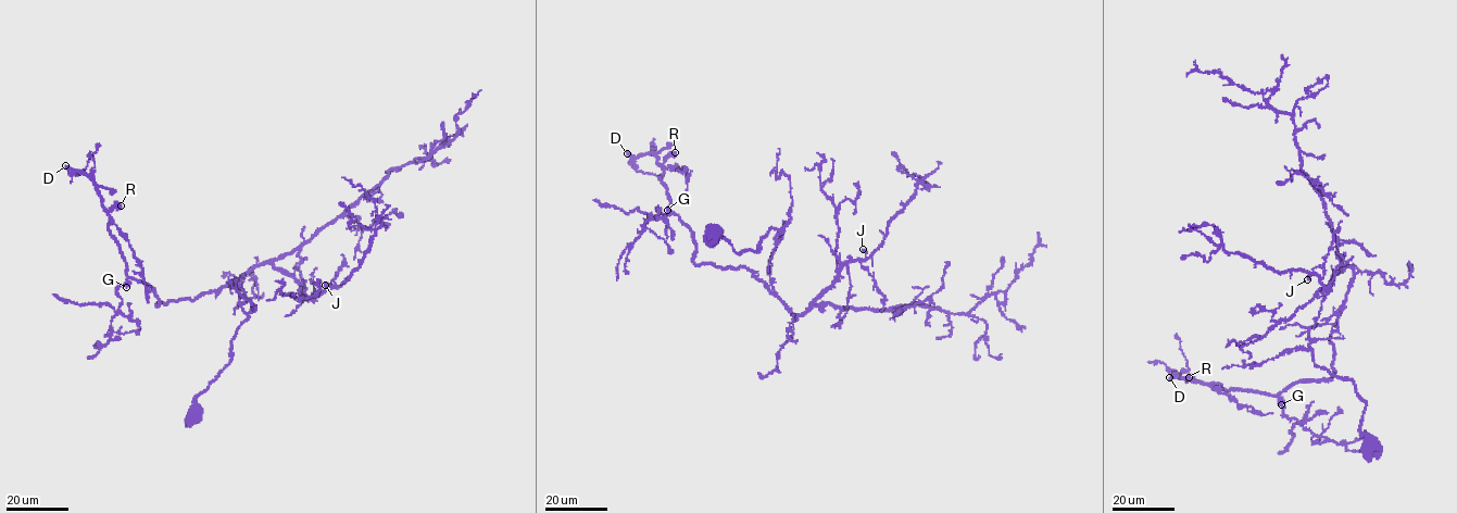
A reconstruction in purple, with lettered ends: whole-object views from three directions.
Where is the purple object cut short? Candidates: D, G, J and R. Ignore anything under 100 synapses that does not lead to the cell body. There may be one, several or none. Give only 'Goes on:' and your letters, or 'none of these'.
Goes on: D

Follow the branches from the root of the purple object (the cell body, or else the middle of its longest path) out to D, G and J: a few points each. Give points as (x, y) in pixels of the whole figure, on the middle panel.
D: (713, 233), (738, 252), (782, 232), (773, 291), (744, 267), (695, 264), (657, 154), (627, 153)
G: (713, 233), (738, 252), (782, 232), (769, 263), (773, 291), (744, 267), (695, 264), (693, 232), (667, 210)
J: (713, 233), (738, 252), (782, 232), (770, 284), (795, 313), (842, 265), (865, 259), (863, 249)

